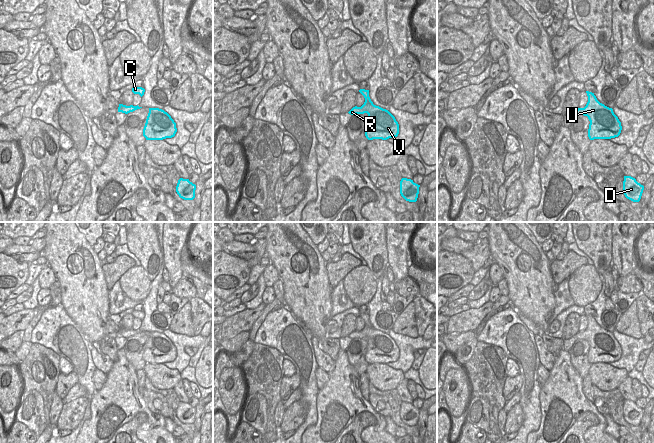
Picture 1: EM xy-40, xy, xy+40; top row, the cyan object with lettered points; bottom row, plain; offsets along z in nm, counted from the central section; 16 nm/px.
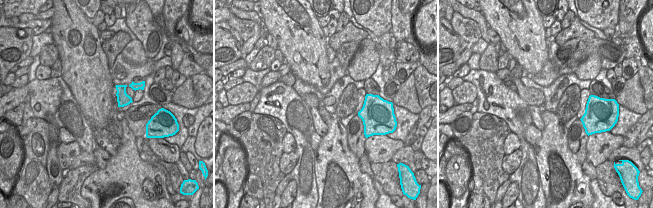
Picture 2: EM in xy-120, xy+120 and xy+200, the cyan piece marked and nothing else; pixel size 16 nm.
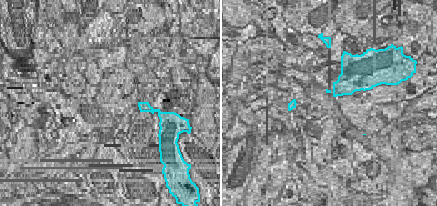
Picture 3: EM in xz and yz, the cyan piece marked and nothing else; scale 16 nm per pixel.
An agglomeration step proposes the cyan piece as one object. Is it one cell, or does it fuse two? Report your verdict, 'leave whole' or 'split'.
leave whole

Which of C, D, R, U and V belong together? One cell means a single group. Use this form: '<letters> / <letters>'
C D R U V

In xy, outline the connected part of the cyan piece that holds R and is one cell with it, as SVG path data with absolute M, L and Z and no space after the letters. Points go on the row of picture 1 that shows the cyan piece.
M360 89L359 92L364 96L365 102L361 107L353 107L348 113L368 114L367 128L365 136L368 140L395 138L399 134L399 124L395 117L386 109L373 104L369 97L369 90Z

